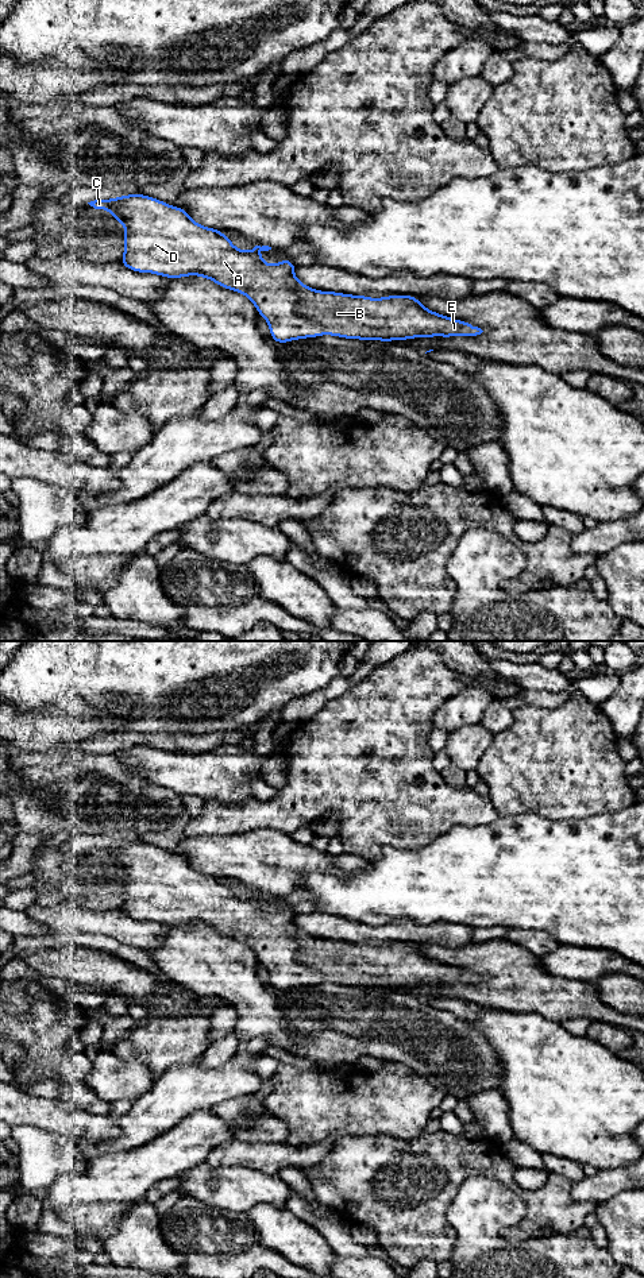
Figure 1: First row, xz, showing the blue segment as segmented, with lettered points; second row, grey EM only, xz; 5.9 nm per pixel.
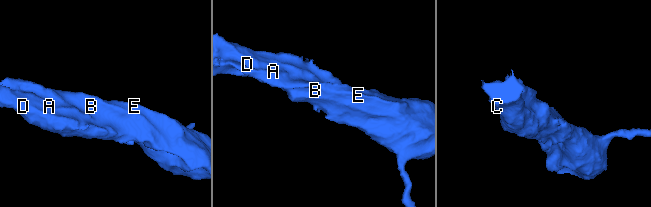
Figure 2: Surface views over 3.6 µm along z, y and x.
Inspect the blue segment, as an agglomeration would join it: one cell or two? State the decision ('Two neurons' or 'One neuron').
One neuron

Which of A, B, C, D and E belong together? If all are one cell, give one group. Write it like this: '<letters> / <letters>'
A B C D E

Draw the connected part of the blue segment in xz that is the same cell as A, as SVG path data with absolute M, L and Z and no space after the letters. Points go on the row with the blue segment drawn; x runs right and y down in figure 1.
M142 193L105 201L96 198L88 204L95 209L111 212L126 229L122 266L135 273L153 273L169 279L198 275L216 282L220 287L244 294L255 305L258 314L267 321L270 336L277 344L321 335L393 341L433 336L477 336L483 332L467 321L428 310L416 296L393 294L371 298L311 289L294 277L297 266L290 259L267 265L258 255L259 251L269 251L271 247L255 246L251 251L242 251L223 231L203 227L181 206L170 206Z

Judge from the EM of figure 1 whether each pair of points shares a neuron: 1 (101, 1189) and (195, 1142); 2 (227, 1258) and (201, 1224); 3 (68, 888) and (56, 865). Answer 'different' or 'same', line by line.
1: same
2: same
3: same

